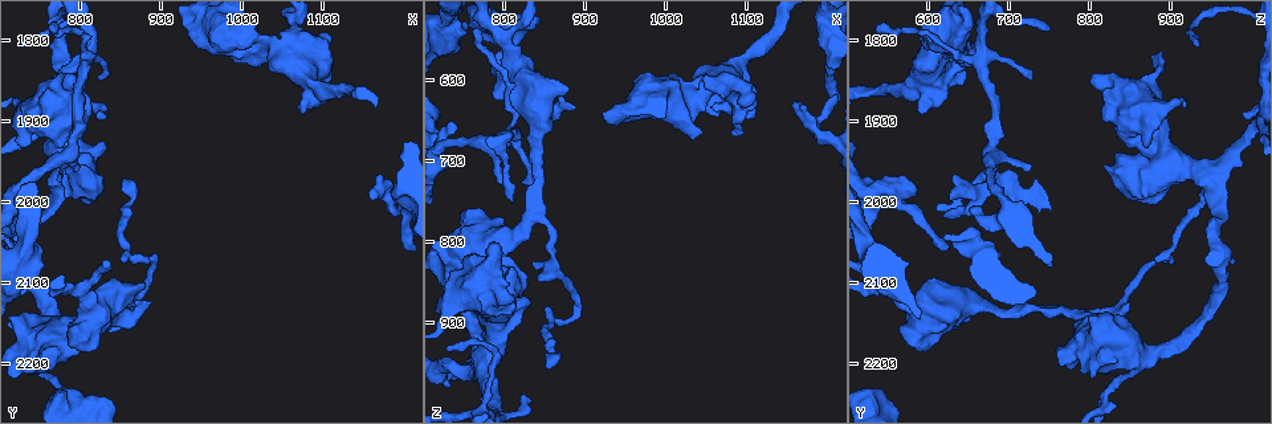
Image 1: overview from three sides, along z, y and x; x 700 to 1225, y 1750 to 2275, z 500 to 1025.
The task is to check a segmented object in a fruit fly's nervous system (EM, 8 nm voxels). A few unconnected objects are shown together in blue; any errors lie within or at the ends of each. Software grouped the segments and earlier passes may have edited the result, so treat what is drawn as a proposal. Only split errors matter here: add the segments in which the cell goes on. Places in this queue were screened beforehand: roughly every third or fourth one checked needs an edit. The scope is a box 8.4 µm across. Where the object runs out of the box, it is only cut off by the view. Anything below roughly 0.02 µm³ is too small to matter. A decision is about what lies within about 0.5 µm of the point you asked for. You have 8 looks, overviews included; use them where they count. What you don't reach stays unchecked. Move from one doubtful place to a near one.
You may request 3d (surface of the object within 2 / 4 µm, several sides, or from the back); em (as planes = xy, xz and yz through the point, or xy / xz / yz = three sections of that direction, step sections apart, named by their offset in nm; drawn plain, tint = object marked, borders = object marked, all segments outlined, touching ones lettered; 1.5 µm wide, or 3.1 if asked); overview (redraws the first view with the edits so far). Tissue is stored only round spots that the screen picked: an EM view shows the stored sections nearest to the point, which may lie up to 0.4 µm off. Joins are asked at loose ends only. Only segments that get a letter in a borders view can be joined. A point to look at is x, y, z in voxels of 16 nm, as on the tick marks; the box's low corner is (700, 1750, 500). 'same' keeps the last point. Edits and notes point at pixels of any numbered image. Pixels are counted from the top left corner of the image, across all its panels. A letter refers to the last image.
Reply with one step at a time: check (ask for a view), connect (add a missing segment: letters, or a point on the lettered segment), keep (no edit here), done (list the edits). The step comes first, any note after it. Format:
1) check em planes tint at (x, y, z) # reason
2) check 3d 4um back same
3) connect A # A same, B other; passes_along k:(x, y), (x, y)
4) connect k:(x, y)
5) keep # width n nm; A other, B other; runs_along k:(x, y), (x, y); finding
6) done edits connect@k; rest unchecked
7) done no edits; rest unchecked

check em planes borders at (1160, 1995, 630) # branch stops here

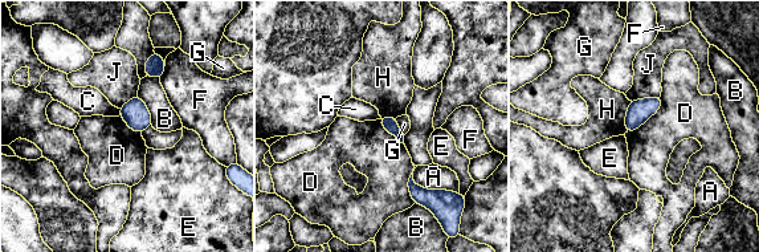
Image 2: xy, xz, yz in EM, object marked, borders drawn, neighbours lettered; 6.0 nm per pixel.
keep # A other, B other, C other, D other, E other, F other, G other, H other, J other; border 2:(661, 96), (661, 106), (627, 133); no lettered segment goes on from it

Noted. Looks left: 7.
check 3d 4um at (1080, 1890, 590) # branch stops here

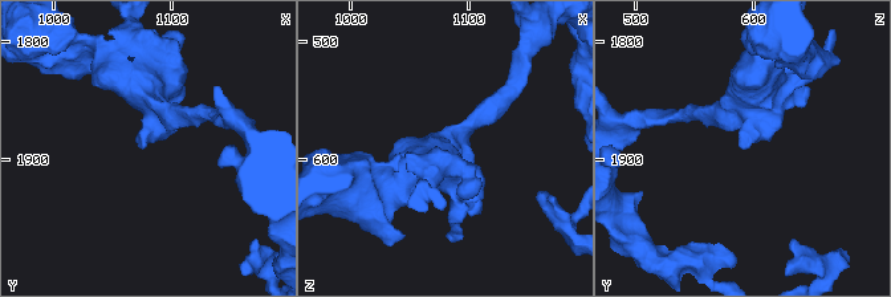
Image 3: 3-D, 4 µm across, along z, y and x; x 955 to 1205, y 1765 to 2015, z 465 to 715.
check em planes borders at (1076, 1888, 592)

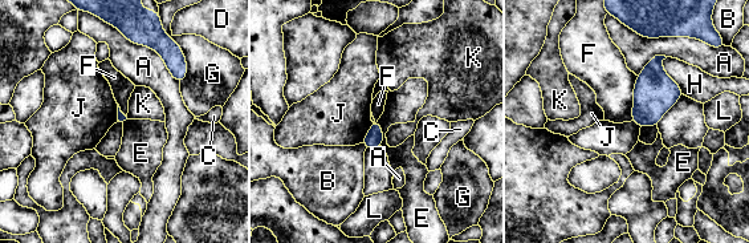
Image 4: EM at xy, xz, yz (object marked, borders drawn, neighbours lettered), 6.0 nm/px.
keep # longest_contact A 500 nm; A other, B other, C other, D other, E other, F other, G other, H other, J other, K other, L other; none of them fits

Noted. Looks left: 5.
check em xz step 4 borders at (765, 1895, 815)

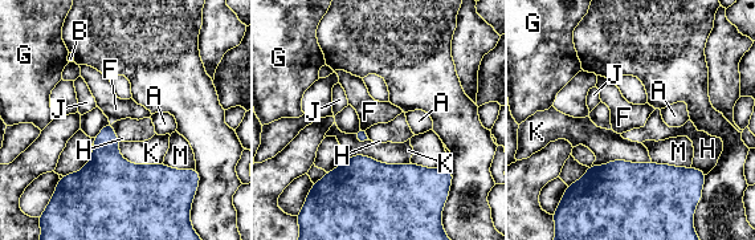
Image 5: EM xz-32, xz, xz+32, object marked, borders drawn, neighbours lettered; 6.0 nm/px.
check em planes borders same # cut it another way

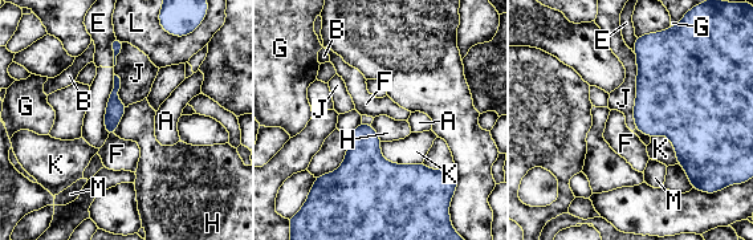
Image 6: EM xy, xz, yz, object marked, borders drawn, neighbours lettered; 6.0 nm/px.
keep # A other, B other, E other, F other, G other, H other, J other, K other, L other, M other; border 6:(129, 106), (113, 133); none of them fits

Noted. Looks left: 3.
done no edits; rest unchecked

